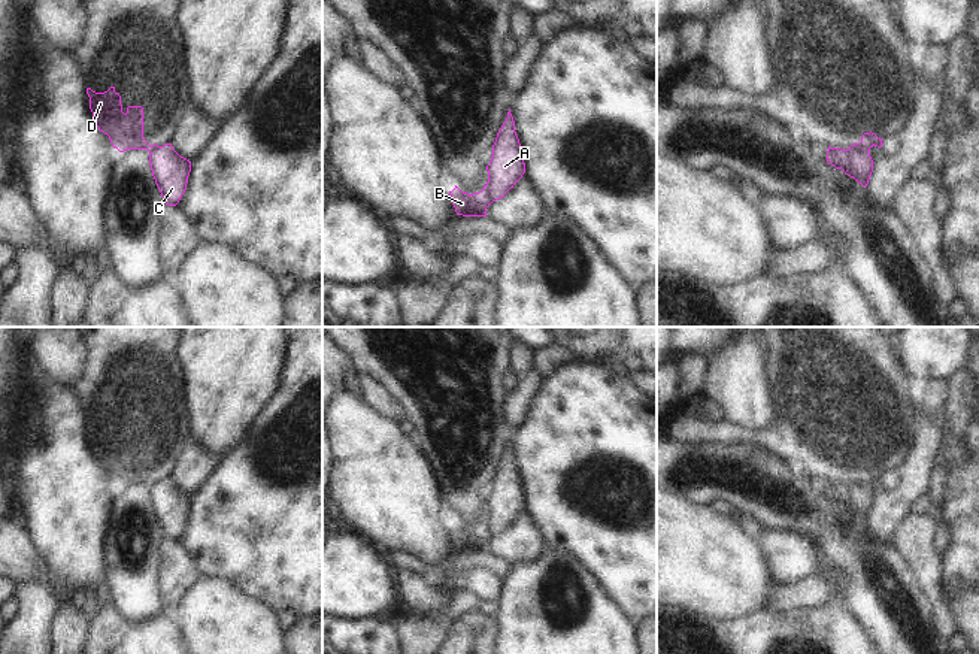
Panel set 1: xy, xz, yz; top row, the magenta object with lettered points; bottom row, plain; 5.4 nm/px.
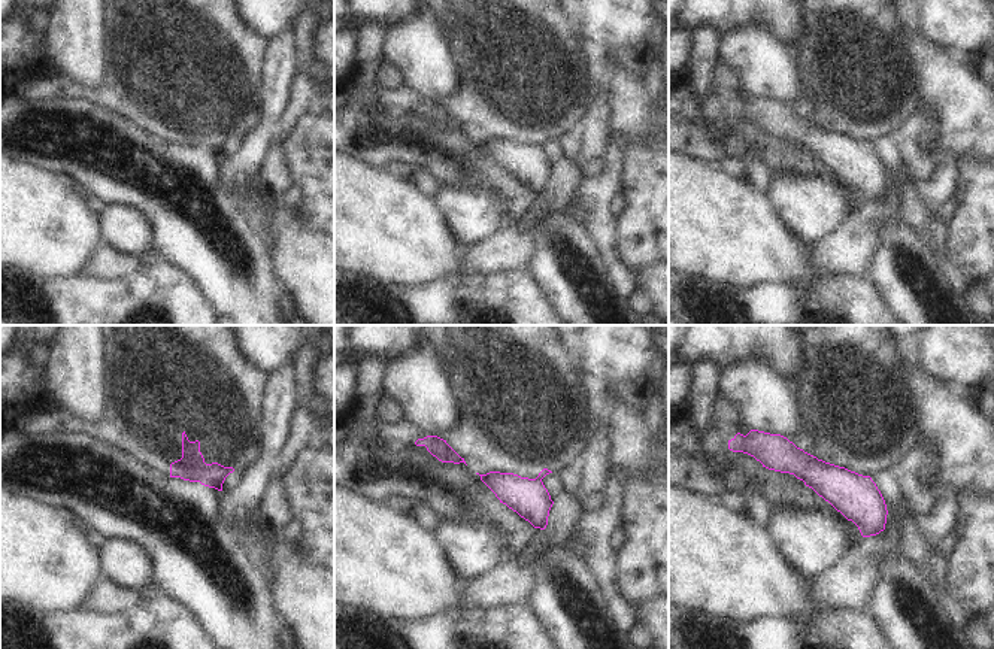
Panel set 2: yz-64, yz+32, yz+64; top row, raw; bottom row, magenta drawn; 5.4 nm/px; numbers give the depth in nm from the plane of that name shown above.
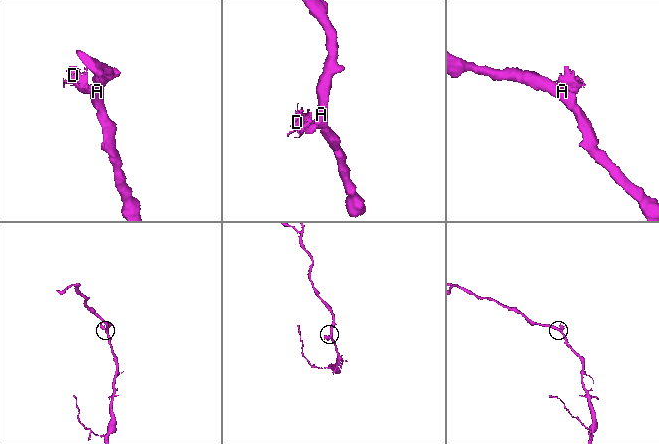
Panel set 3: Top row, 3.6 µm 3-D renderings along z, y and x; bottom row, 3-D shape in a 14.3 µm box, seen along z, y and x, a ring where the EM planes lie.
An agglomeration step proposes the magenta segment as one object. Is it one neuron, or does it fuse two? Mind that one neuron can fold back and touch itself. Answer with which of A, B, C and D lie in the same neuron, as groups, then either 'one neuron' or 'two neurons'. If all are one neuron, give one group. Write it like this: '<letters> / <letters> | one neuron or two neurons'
A C / B D | two neurons

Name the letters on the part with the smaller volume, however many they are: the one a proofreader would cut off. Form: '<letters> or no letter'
B, D

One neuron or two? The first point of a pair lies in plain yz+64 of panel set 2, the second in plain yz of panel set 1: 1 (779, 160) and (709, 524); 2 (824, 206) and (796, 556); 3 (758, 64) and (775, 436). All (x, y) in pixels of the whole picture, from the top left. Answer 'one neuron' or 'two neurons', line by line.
1: two neurons
2: one neuron
3: two neurons

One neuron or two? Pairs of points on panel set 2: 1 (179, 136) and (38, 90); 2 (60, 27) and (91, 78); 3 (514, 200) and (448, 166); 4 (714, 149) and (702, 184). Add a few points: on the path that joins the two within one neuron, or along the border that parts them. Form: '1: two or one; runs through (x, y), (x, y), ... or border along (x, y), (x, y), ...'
1: one; runs through (144, 100), (138, 94), (84, 94), (73, 91)
2: one; runs through (72, 39), (85, 66)
3: one; runs through (500, 184), (475, 166), (464, 166)
4: two; border along (684, 155), (717, 167)

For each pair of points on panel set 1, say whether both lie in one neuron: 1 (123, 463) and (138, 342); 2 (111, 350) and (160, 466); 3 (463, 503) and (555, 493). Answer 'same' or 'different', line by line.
1: same
2: same
3: different

